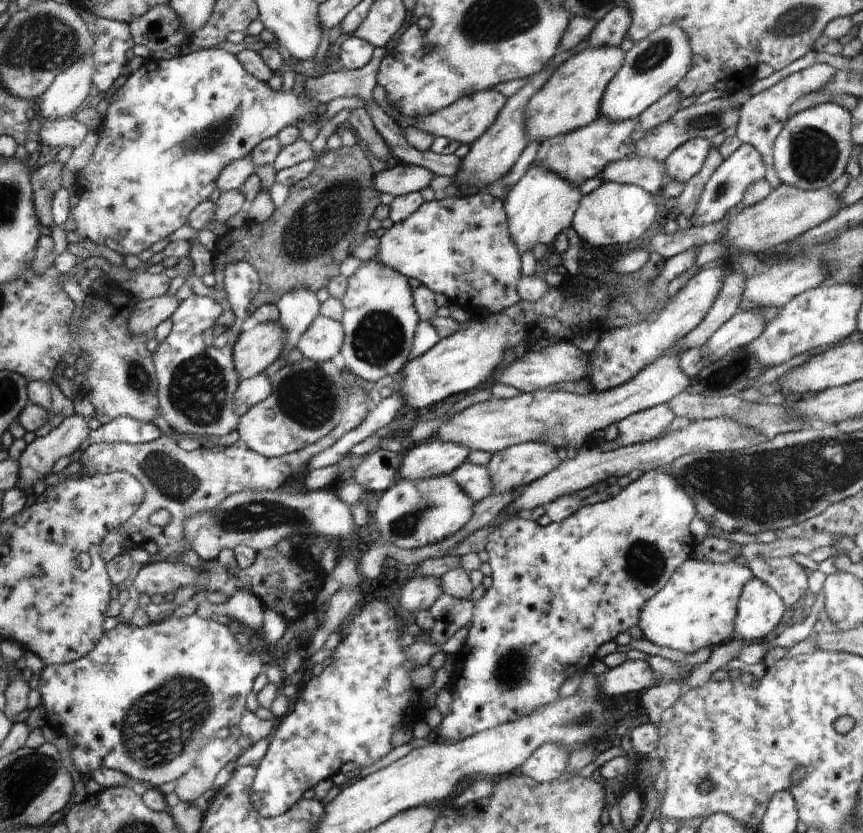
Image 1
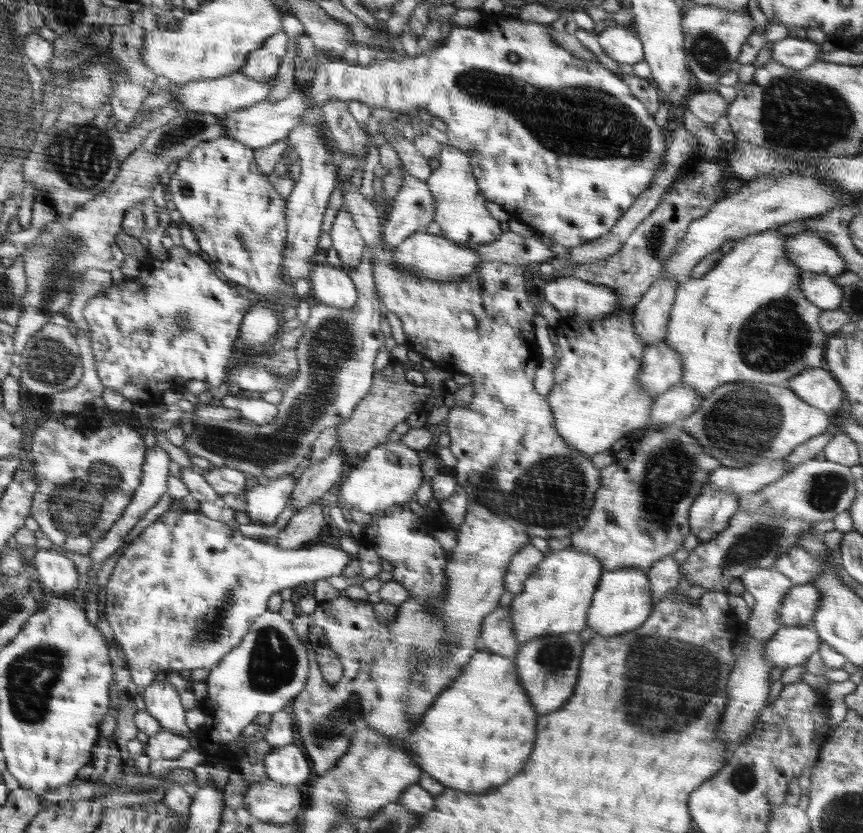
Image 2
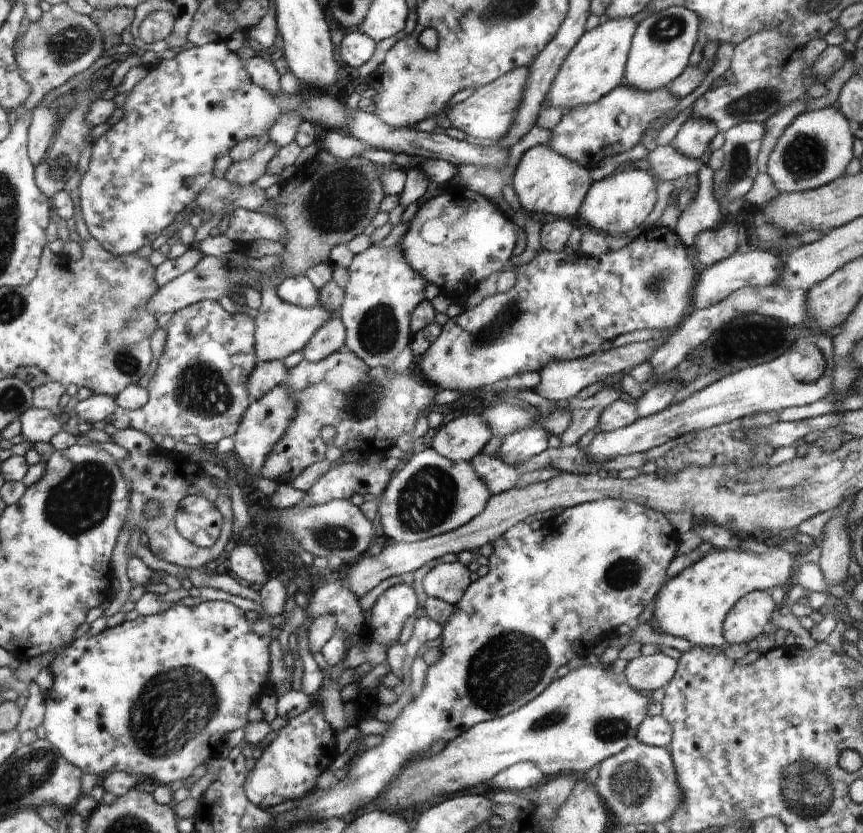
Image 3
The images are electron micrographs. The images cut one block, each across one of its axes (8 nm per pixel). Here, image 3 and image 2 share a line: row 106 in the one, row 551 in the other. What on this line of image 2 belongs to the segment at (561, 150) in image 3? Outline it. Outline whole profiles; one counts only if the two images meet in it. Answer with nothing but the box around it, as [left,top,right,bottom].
[570,423,720,572]

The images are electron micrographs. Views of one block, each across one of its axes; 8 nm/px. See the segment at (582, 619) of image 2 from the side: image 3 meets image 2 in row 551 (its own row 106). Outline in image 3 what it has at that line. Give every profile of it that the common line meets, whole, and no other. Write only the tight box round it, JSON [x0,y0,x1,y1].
[548,18,637,114]

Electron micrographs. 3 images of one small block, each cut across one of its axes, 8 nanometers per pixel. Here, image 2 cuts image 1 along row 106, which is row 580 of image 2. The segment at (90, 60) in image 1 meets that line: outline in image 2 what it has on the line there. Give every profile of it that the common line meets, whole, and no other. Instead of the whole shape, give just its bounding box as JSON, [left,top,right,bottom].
[29,548,78,597]

